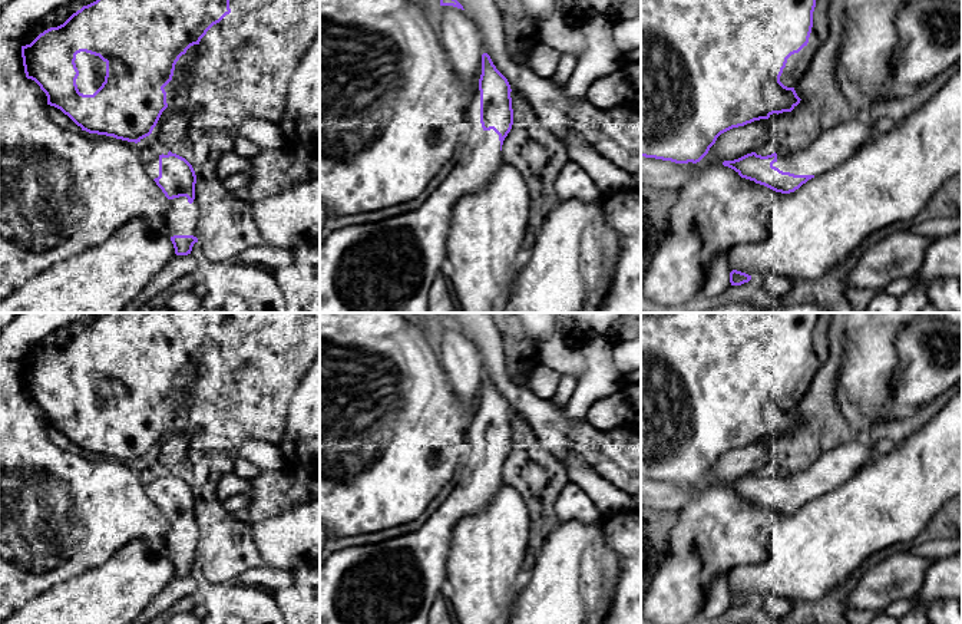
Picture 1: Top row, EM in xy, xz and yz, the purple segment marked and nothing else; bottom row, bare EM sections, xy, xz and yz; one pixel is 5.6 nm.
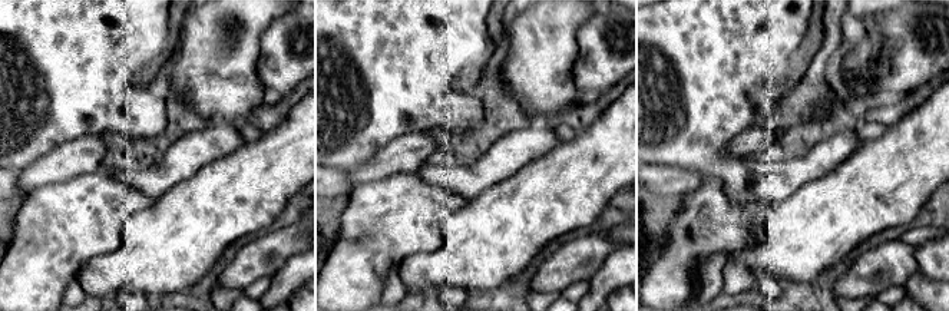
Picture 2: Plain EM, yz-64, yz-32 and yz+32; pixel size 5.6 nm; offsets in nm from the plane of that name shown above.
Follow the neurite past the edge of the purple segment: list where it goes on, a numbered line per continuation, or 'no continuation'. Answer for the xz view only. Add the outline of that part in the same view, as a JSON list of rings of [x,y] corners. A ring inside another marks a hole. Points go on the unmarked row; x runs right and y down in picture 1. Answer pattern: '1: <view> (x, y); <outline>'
1: xz (396, 581); [[[477,407],[462,458],[460,479],[444,504],[413,532],[378,544],[335,551],[320,567],[320,624],[427,624],[433,604],[446,595],[447,559],[456,524],[463,516],[485,508],[497,492],[500,482],[499,456],[493,450],[485,452],[480,445],[480,412]]]

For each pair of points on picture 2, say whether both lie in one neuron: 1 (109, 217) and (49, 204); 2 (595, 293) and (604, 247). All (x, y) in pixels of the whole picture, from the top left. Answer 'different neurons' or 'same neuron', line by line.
1: same neuron
2: different neurons

